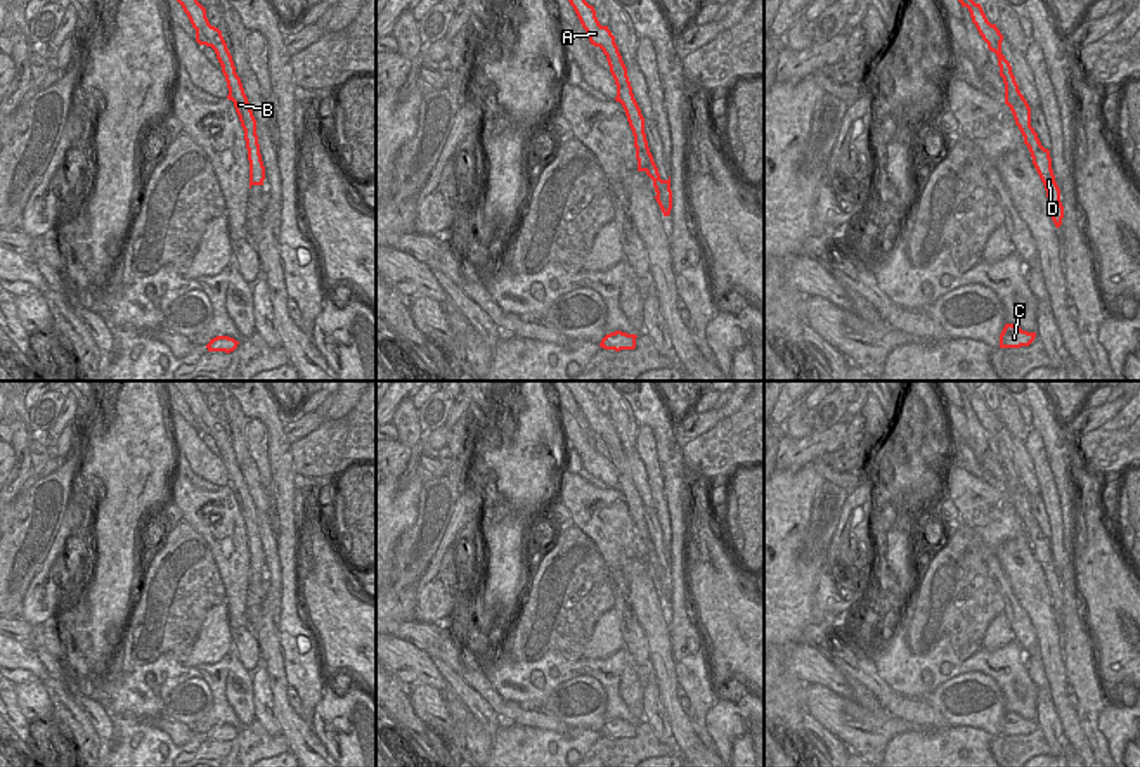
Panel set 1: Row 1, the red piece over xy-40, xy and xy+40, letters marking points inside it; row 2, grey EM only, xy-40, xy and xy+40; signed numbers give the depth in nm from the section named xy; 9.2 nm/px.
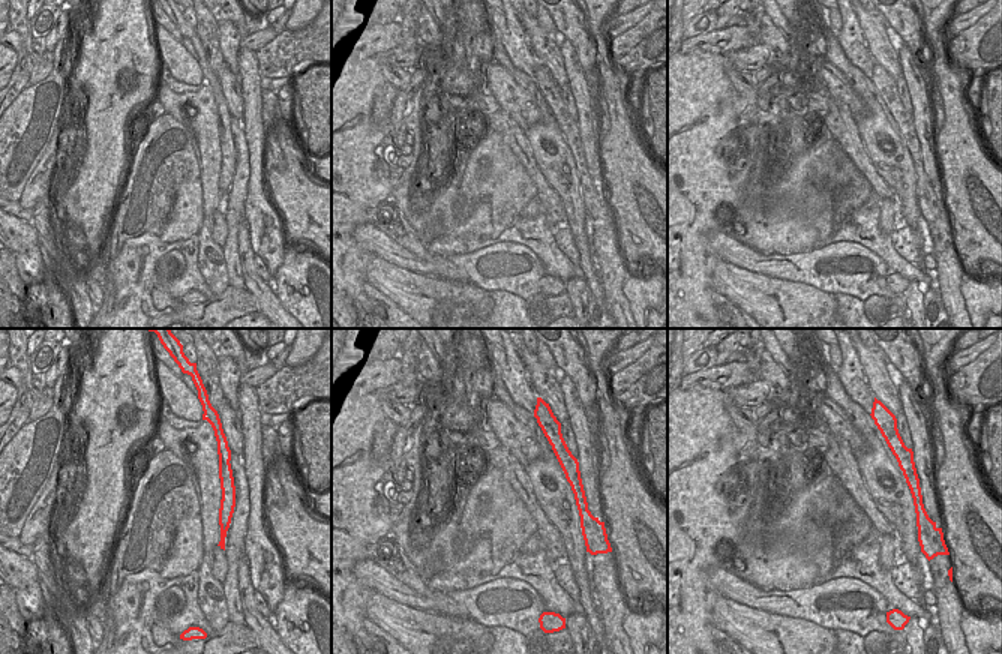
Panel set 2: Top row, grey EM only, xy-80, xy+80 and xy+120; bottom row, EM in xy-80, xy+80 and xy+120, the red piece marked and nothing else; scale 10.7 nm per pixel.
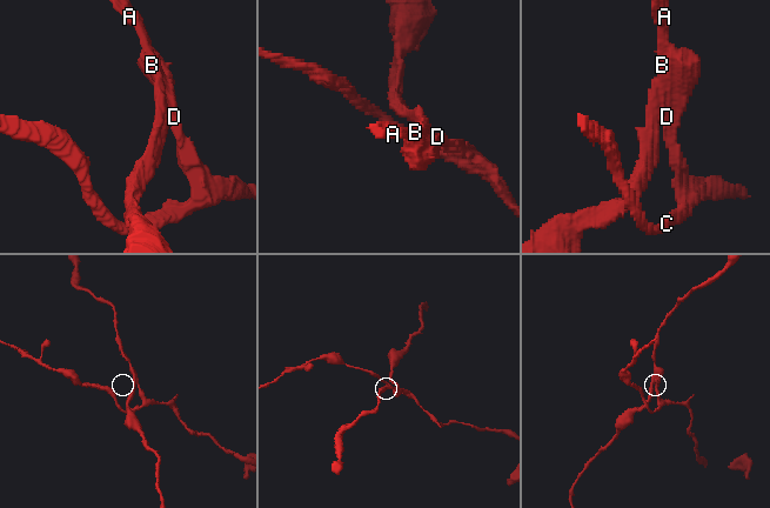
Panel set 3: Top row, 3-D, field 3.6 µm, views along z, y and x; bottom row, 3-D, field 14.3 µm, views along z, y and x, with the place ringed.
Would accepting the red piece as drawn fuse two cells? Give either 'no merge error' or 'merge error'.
merge error

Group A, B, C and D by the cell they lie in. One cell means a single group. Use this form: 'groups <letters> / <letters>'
groups A B / C D

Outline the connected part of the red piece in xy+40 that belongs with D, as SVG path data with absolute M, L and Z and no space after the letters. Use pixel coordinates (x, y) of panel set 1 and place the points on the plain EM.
M1005 485L1005 492L1010 495L1015 512L1019 514L1019 518L1024 525L1024 532L1027 533L1027 537L1031 540L1033 552L1045 573L1046 585L1050 589L1052 608L1053 608L1055 615L1059 616L1062 613L1062 606L1064 606L1064 594L1060 590L1060 577L1055 570L1055 563L1052 558L1050 538L1041 533L1038 521L1031 514L1031 495L1024 493L1024 492L1010 493L1008 485Z

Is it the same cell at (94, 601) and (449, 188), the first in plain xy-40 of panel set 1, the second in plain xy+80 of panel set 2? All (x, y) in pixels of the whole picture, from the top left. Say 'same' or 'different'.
different

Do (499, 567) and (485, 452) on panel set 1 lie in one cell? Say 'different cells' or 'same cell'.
same cell

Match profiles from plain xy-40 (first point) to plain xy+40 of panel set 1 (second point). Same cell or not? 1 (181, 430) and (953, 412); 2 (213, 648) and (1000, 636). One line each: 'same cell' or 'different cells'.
1: same cell
2: same cell

